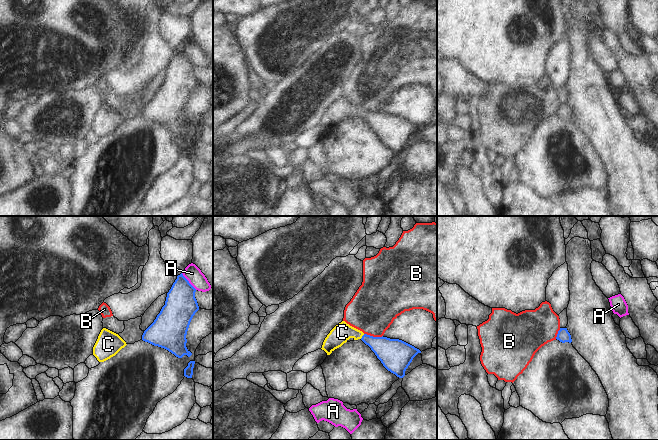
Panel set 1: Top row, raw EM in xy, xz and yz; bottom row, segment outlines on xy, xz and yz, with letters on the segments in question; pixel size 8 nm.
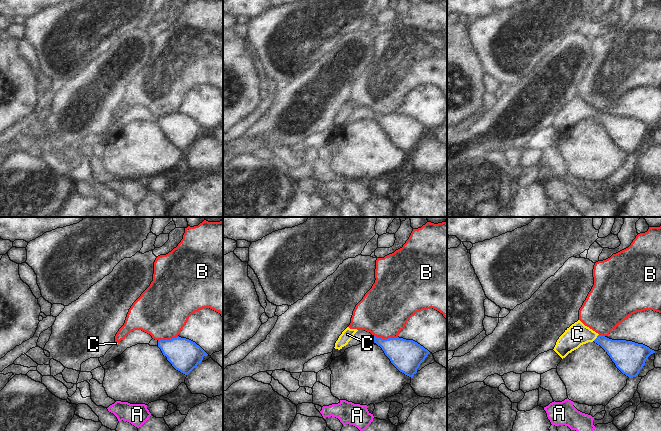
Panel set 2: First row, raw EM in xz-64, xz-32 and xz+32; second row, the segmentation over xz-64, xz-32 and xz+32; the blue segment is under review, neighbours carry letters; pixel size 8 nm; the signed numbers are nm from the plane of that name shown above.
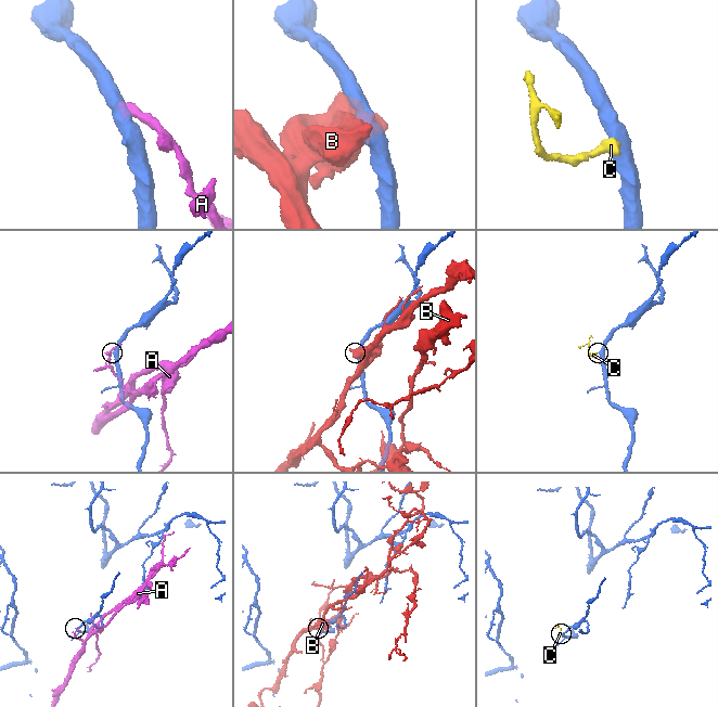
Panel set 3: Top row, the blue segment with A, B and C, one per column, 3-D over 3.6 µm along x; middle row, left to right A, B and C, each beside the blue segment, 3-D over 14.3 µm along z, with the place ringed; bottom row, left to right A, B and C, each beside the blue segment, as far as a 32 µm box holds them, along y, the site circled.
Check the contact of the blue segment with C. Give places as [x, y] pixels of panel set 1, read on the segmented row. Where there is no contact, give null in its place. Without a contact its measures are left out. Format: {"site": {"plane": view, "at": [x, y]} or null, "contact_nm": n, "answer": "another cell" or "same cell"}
{"site": {"plane": "xz", "at": [362, 336]}, "contact_nm": 50, "answer": "same cell"}

